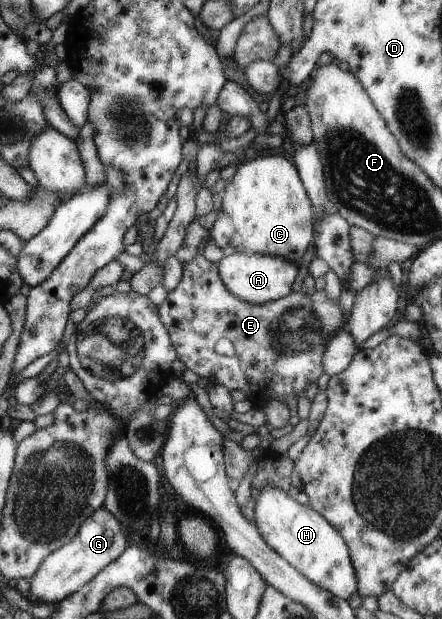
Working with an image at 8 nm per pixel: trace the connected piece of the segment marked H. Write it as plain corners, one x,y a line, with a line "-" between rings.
272,486
256,494
254,506
256,526
267,540
268,546
283,555
300,574
316,583
316,586
331,591
338,598
349,599
357,592
359,577
352,562
350,547
343,535
319,511
310,505
298,503
287,491

